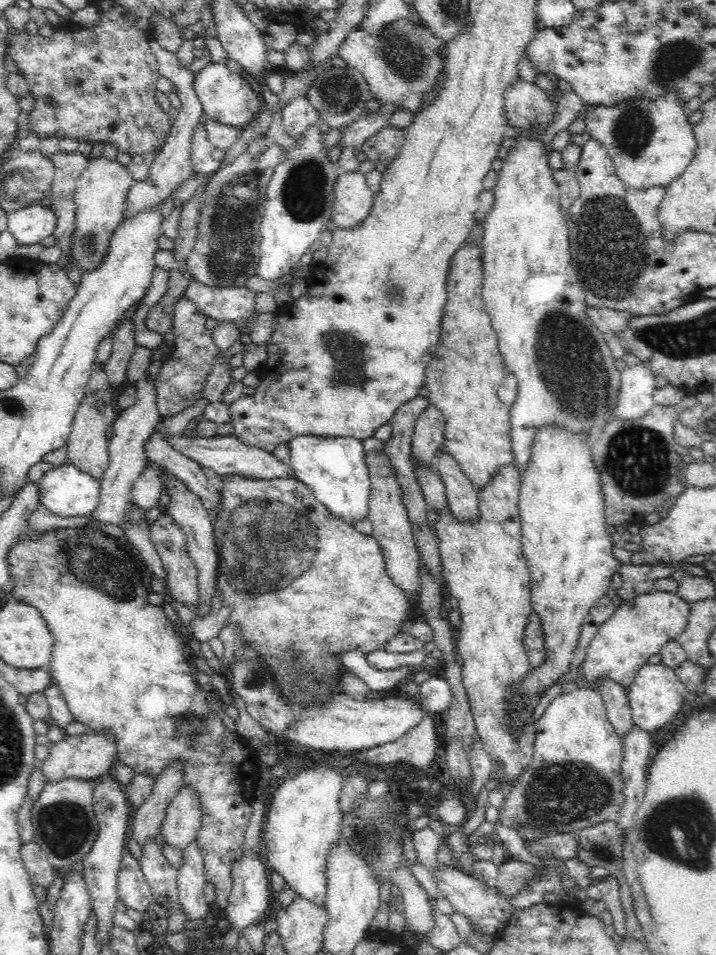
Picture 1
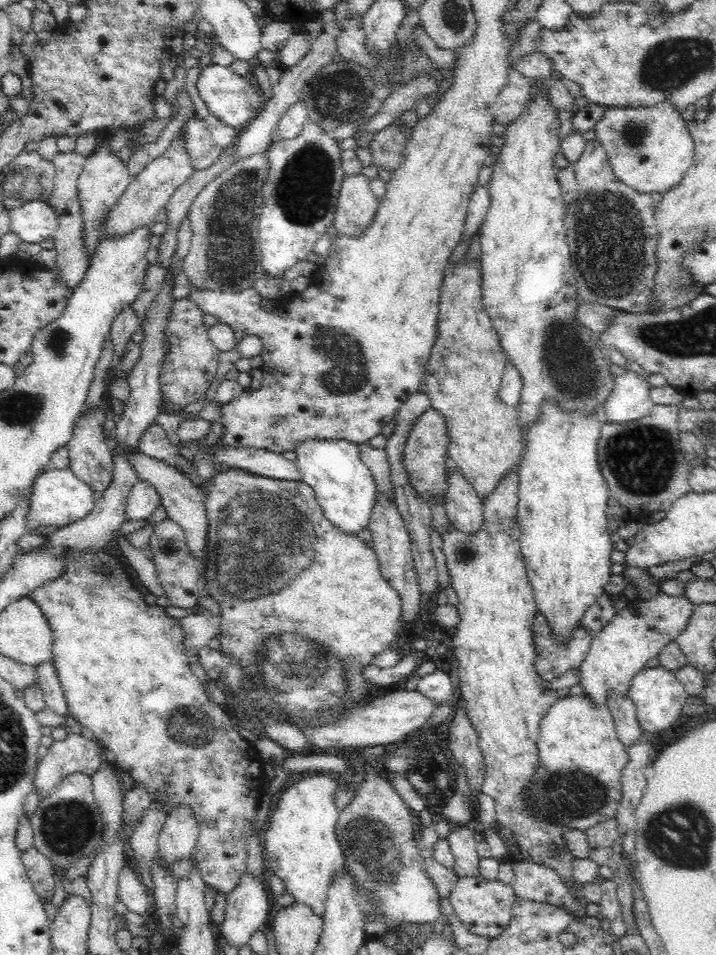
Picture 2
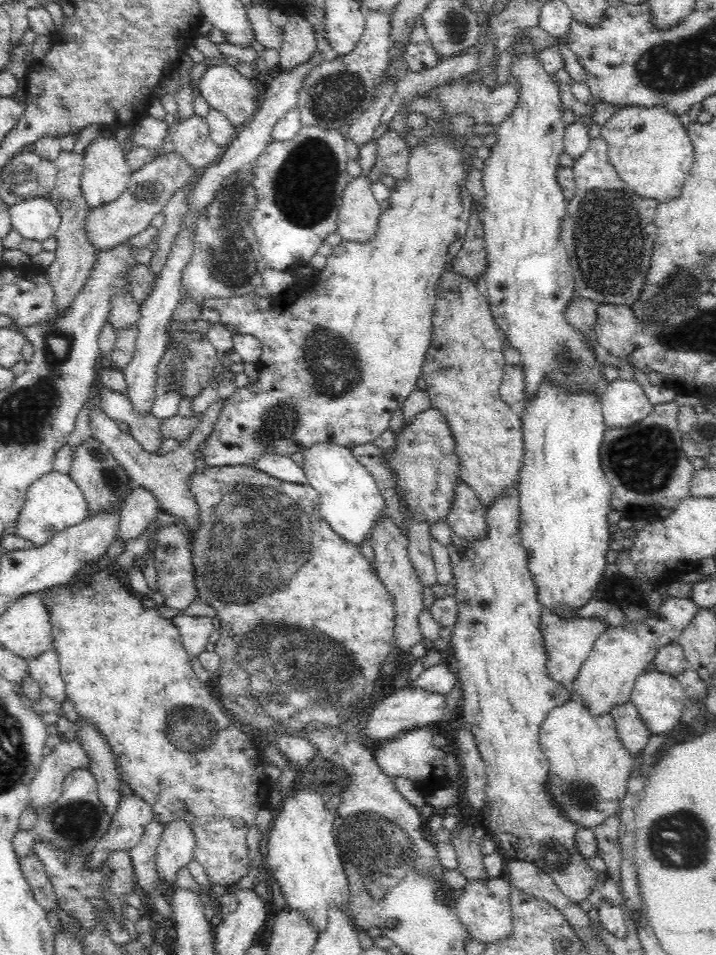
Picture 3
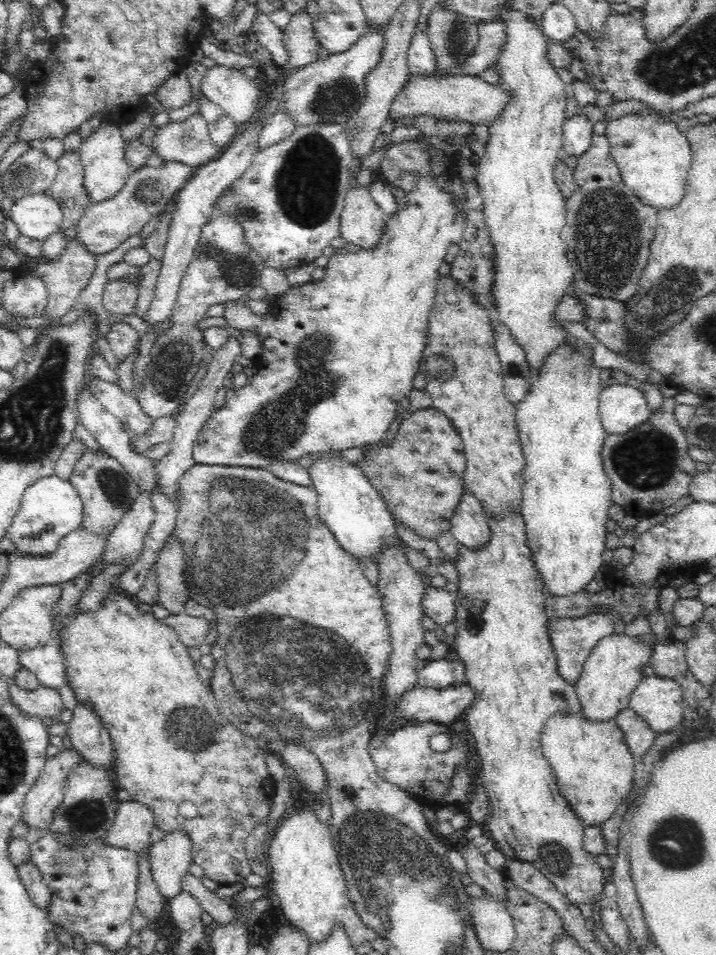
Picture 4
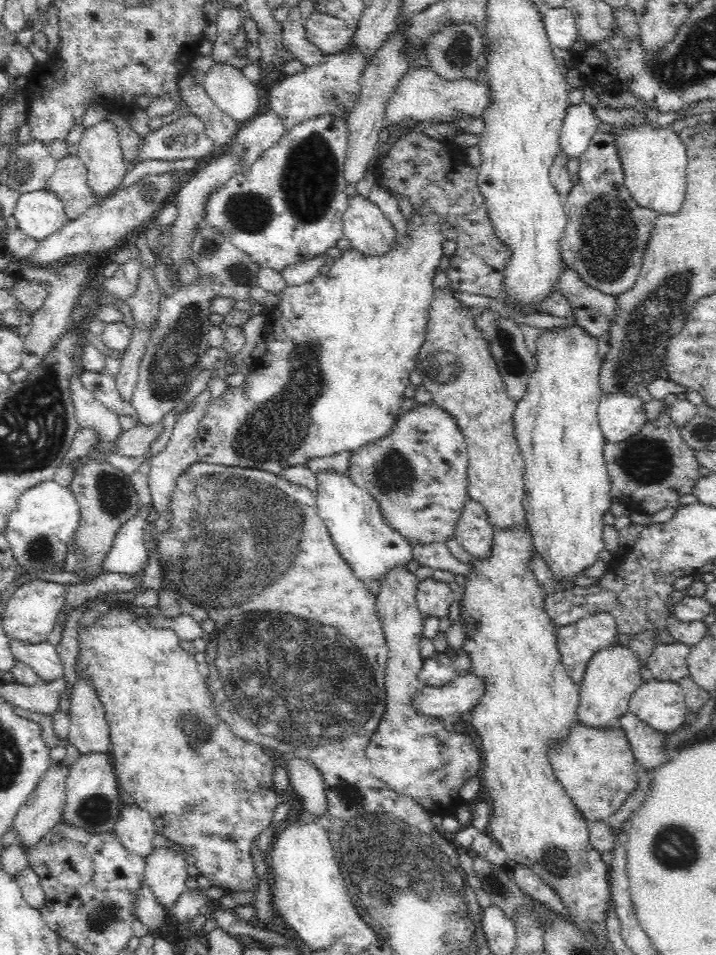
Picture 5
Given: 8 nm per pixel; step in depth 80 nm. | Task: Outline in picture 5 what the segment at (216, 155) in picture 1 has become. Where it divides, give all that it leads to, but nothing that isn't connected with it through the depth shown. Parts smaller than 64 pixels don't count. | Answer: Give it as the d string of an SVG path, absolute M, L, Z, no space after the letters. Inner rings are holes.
M189 113L145 136L138 157L128 164L127 172L145 161L199 160L205 159L212 151L213 143L206 135L202 119Z

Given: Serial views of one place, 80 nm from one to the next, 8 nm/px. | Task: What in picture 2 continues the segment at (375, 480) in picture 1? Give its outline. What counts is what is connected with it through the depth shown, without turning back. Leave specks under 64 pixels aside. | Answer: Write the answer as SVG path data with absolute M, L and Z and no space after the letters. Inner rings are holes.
M379 493L375 498L375 505L372 509L369 525L367 526L368 530L370 530L373 537L373 551L377 555L378 559L378 568L381 569L382 576L385 577L386 583L390 585L390 588L393 588L394 591L398 593L398 596L401 597L401 623L402 628L404 625L412 625L416 622L416 616L418 616L418 612L420 612L420 599L421 588L419 585L418 577L416 571L414 570L412 553L410 553L410 535L408 535L408 530L404 527L404 521L402 521L402 517L400 513L398 513L398 509L396 509L396 505L394 503L388 502L384 496L381 496Z

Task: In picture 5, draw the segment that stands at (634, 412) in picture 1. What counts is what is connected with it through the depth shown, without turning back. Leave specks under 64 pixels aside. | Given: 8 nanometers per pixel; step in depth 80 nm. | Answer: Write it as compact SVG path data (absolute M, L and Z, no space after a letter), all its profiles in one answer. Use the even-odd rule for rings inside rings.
M624 391L602 395L597 419L604 440L610 443L619 443L638 434L648 422L640 397Z

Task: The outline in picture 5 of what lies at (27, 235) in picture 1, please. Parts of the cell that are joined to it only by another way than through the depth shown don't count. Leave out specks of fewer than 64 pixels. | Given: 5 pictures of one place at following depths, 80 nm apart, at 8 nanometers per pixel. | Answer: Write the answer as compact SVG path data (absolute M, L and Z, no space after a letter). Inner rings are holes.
M47 189L23 193L17 202L13 216L19 228L37 241L48 238L68 222L63 202Z

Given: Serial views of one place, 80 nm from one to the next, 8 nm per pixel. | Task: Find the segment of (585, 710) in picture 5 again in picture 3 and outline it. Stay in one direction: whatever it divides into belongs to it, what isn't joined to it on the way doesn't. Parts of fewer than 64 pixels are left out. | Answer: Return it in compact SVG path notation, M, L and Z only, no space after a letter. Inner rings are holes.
M668 598L660 606L660 620L646 618L642 624L626 624L624 628L608 628L596 640L588 659L583 663L576 680L570 686L574 692L582 697L582 704L586 706L590 715L600 716L611 714L614 706L624 706L629 703L636 679L648 664L653 663L661 647L676 642L680 634L694 620L699 611L691 598Z

